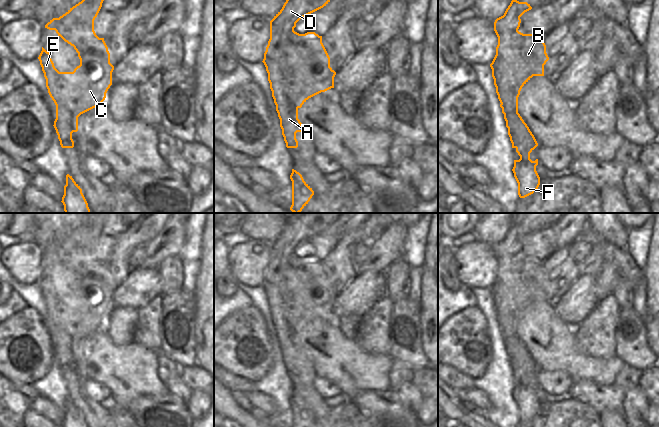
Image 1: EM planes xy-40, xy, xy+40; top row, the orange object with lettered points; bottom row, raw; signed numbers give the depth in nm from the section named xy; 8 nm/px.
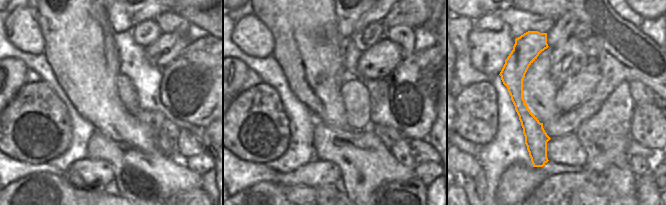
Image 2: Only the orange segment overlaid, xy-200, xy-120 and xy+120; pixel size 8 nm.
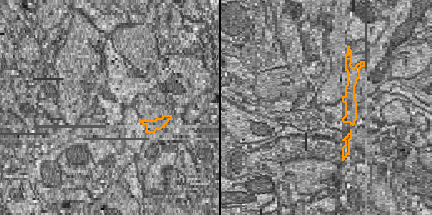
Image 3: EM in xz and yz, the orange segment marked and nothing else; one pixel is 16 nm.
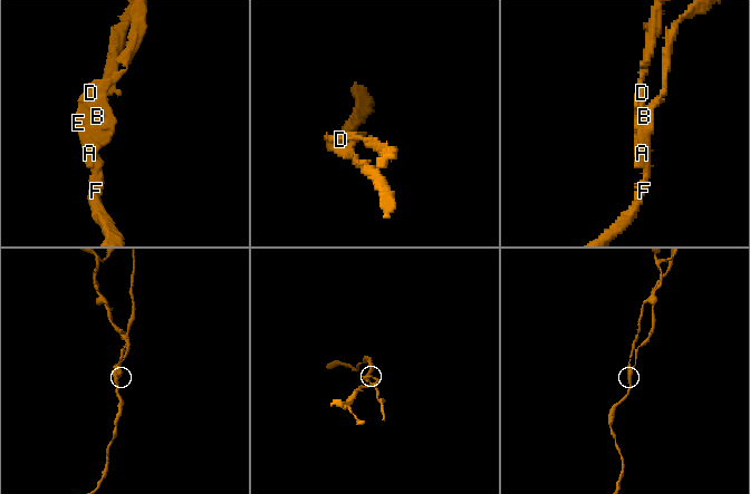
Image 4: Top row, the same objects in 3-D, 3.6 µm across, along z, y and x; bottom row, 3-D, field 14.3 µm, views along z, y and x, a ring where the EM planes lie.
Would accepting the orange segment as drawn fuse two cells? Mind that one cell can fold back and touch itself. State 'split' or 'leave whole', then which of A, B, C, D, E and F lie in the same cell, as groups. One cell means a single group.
split; A D E / B C F

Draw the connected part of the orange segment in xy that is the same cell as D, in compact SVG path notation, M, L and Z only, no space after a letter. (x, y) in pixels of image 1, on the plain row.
M297 213L288 219L282 233L270 245L270 263L264 277L263 287L268 297L268 305L280 351L287 372L297 372L297 356L303 356L298 343L298 332L293 332L286 321L286 305L278 295L276 285L290 277L288 257L303 241L323 232L344 213Z

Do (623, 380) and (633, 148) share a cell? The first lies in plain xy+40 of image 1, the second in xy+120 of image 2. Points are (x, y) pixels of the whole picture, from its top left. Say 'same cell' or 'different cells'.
different cells

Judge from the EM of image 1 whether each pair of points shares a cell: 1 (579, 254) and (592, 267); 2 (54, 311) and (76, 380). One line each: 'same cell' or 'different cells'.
1: different cells
2: same cell

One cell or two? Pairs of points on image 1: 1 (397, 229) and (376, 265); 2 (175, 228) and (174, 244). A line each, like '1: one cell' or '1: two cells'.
1: one cell
2: one cell

